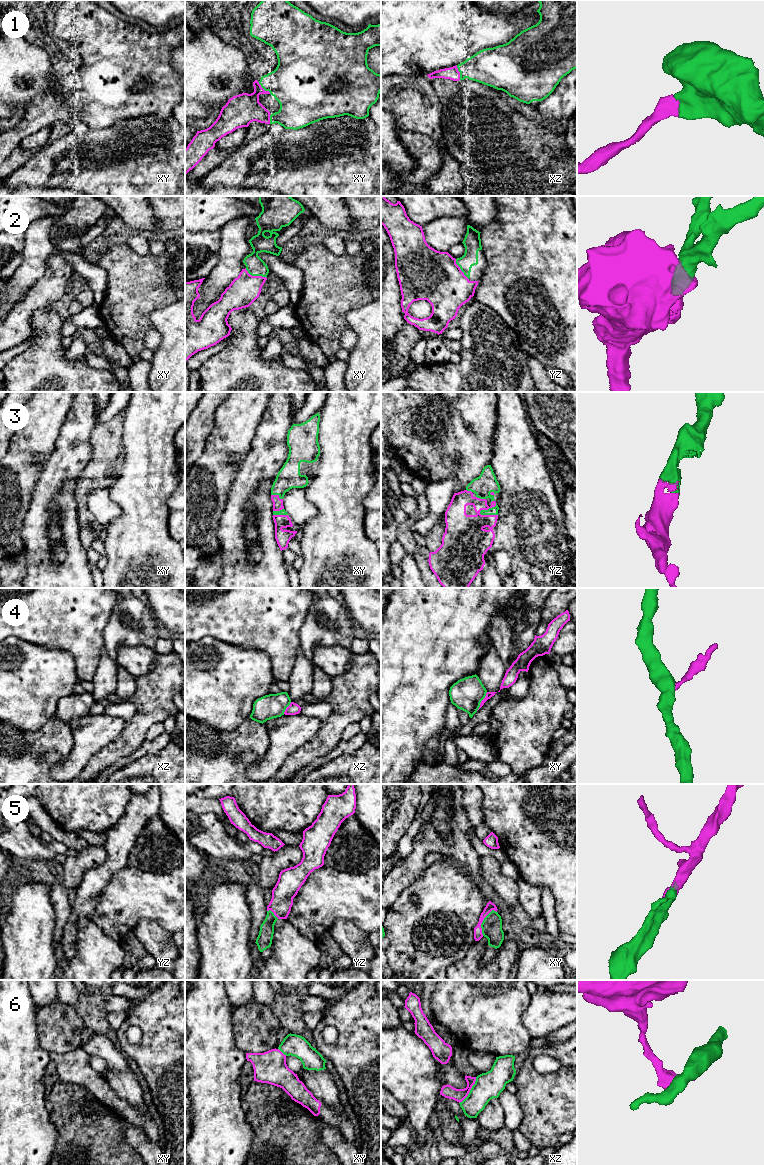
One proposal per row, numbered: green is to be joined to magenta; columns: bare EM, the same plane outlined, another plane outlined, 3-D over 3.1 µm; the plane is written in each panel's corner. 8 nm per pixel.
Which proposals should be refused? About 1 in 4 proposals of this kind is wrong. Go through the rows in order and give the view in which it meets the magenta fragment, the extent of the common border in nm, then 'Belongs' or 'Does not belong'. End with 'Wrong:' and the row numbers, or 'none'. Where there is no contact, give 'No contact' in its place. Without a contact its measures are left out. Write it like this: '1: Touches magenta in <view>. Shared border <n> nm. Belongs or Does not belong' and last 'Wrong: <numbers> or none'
1: Touches magenta in xy. Shared border 140 nm. Belongs
2: Touches magenta in xy. Shared border 190 nm. Belongs
3: Touches magenta in yz. Shared border 170 nm. Belongs
4: Touches magenta in xy. Shared border 180 nm. Does not belong
5: Touches magenta in xy. Shared border 240 nm. Belongs
6: Touches magenta in xz. Shared border 260 nm. Does not belong
Wrong: 4, 6

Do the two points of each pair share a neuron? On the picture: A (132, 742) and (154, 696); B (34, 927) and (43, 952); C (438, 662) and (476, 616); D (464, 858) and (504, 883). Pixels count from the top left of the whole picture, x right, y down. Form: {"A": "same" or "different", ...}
{"A": "same", "B": "same", "C": "same", "D": "different"}

